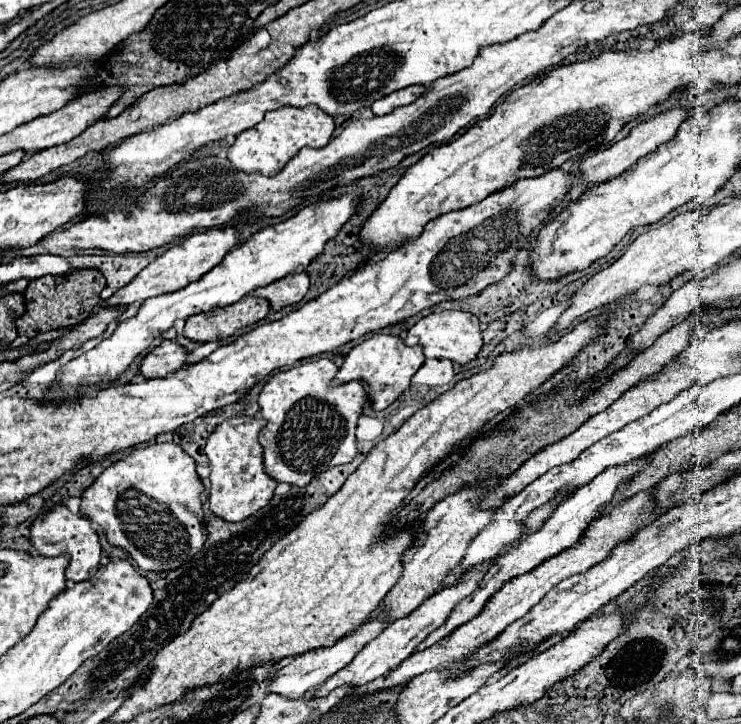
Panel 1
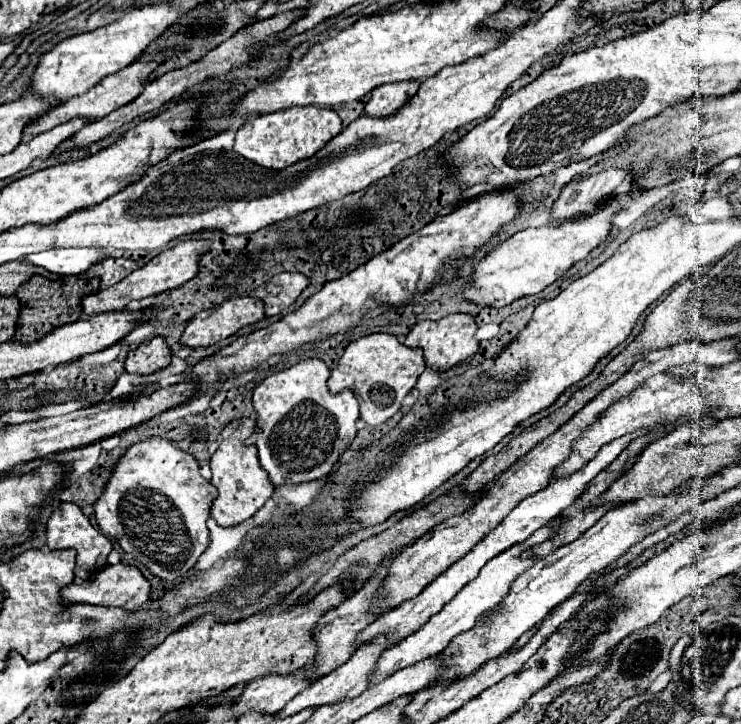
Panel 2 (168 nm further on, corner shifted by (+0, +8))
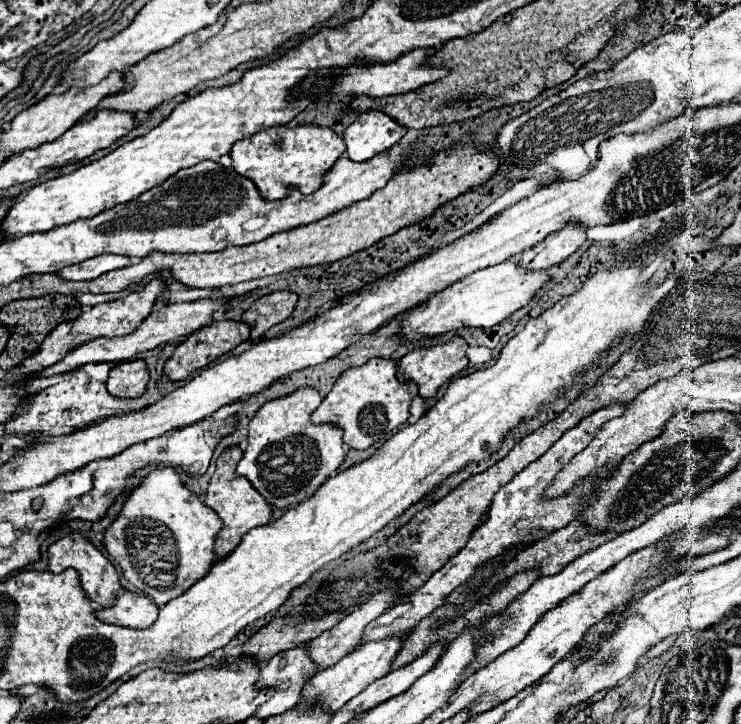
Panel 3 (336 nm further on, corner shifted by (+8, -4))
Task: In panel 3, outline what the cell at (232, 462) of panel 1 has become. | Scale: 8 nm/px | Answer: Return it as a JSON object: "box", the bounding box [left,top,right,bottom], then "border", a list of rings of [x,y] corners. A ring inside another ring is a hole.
{"box":[203,446,273,558],"border":[[[229,446],[223,450],[223,454],[217,458],[217,470],[213,474],[213,478],[209,480],[209,488],[205,492],[203,502],[213,508],[219,518],[223,520],[223,528],[219,532],[219,536],[215,538],[215,552],[219,558],[227,556],[229,552],[233,552],[233,548],[239,544],[239,538],[249,532],[255,526],[267,524],[271,520],[273,508],[271,504],[253,488],[251,482],[245,480],[245,476],[235,474],[235,466],[241,460],[241,448],[239,446]]]}

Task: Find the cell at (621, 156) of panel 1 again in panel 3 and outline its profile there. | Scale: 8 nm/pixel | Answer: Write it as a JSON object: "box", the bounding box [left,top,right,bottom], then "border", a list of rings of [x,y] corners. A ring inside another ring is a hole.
{"box":[519,222,587,270],"border":[[[567,222],[559,232],[553,232],[547,240],[541,240],[533,248],[525,250],[519,264],[527,270],[541,270],[551,264],[561,264],[585,242],[585,238],[587,228],[583,228],[583,224]]]}

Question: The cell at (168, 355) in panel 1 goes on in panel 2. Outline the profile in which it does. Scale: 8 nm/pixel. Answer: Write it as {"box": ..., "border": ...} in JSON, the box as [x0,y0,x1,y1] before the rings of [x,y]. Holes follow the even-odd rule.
{"box":[125,336,171,374],"border":[[[155,336],[143,344],[139,344],[135,350],[127,354],[125,360],[125,372],[129,374],[155,374],[169,366],[171,352],[161,336]]]}

